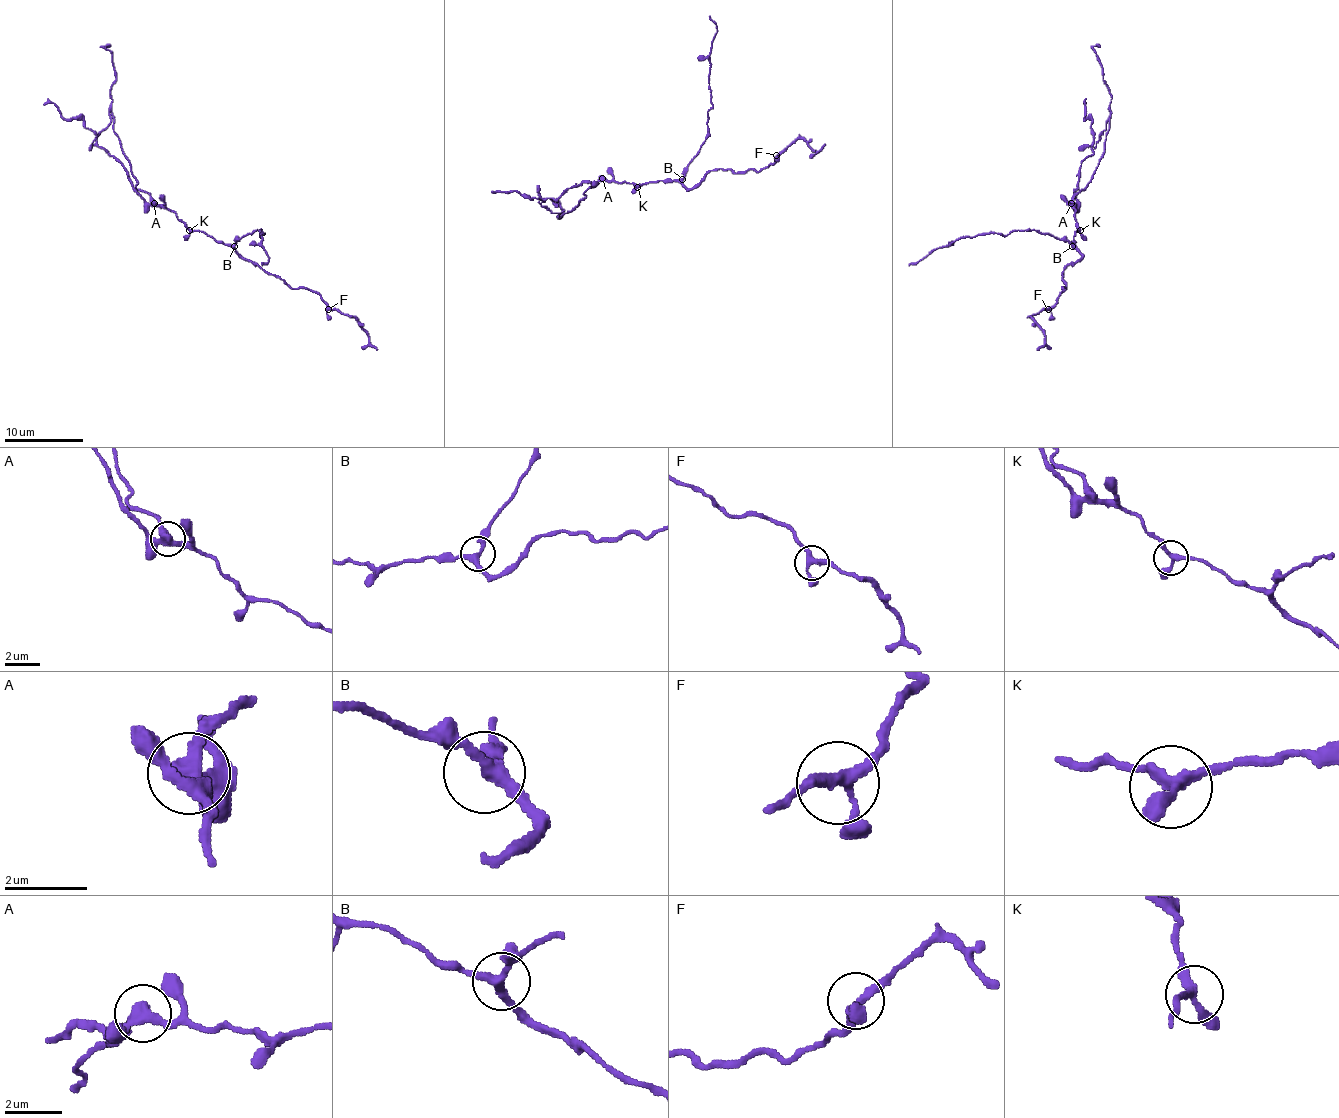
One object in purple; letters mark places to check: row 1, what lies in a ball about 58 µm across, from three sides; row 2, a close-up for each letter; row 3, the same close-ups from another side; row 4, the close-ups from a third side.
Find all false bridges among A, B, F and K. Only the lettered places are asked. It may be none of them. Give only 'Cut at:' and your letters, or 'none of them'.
Cut at: A

